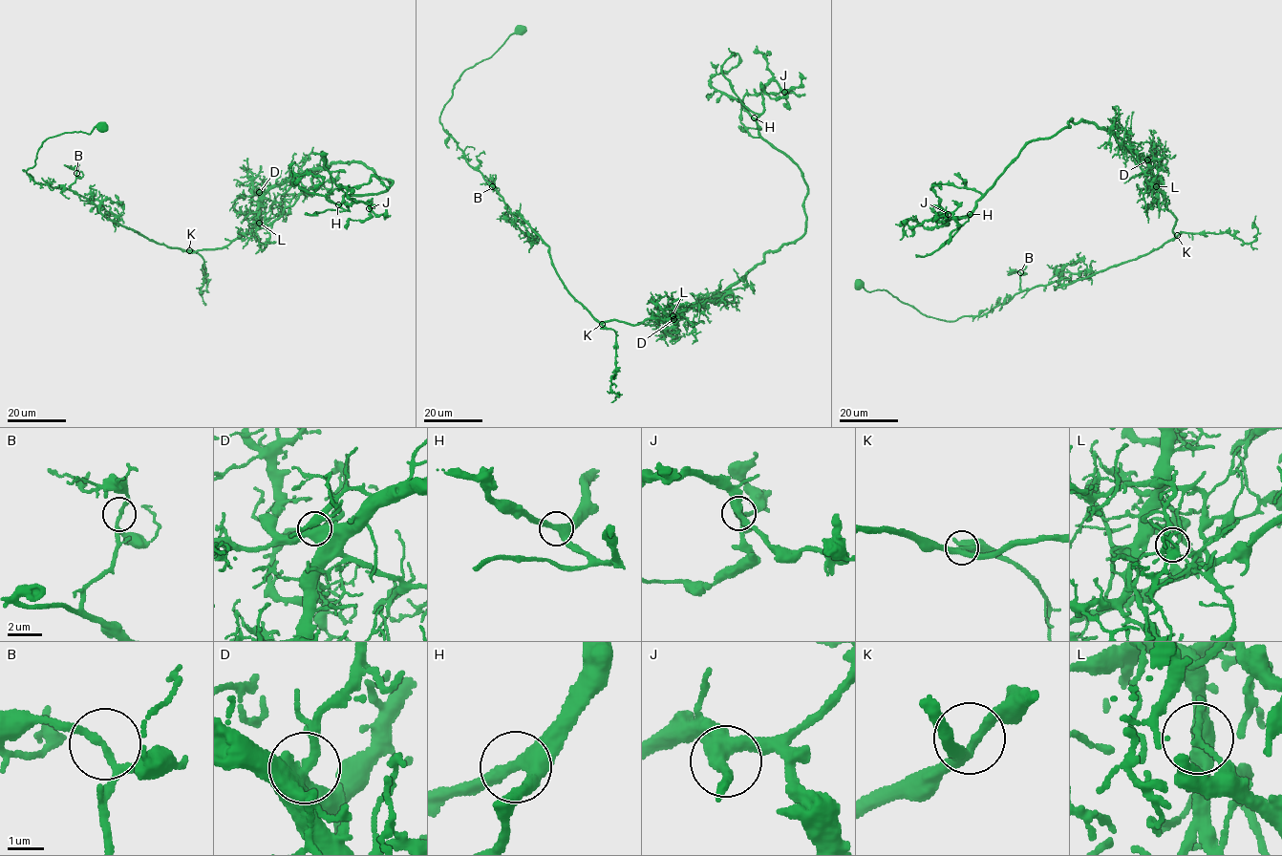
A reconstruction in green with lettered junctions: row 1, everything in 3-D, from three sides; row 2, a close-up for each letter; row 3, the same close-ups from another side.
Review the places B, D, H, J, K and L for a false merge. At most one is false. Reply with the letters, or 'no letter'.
L

